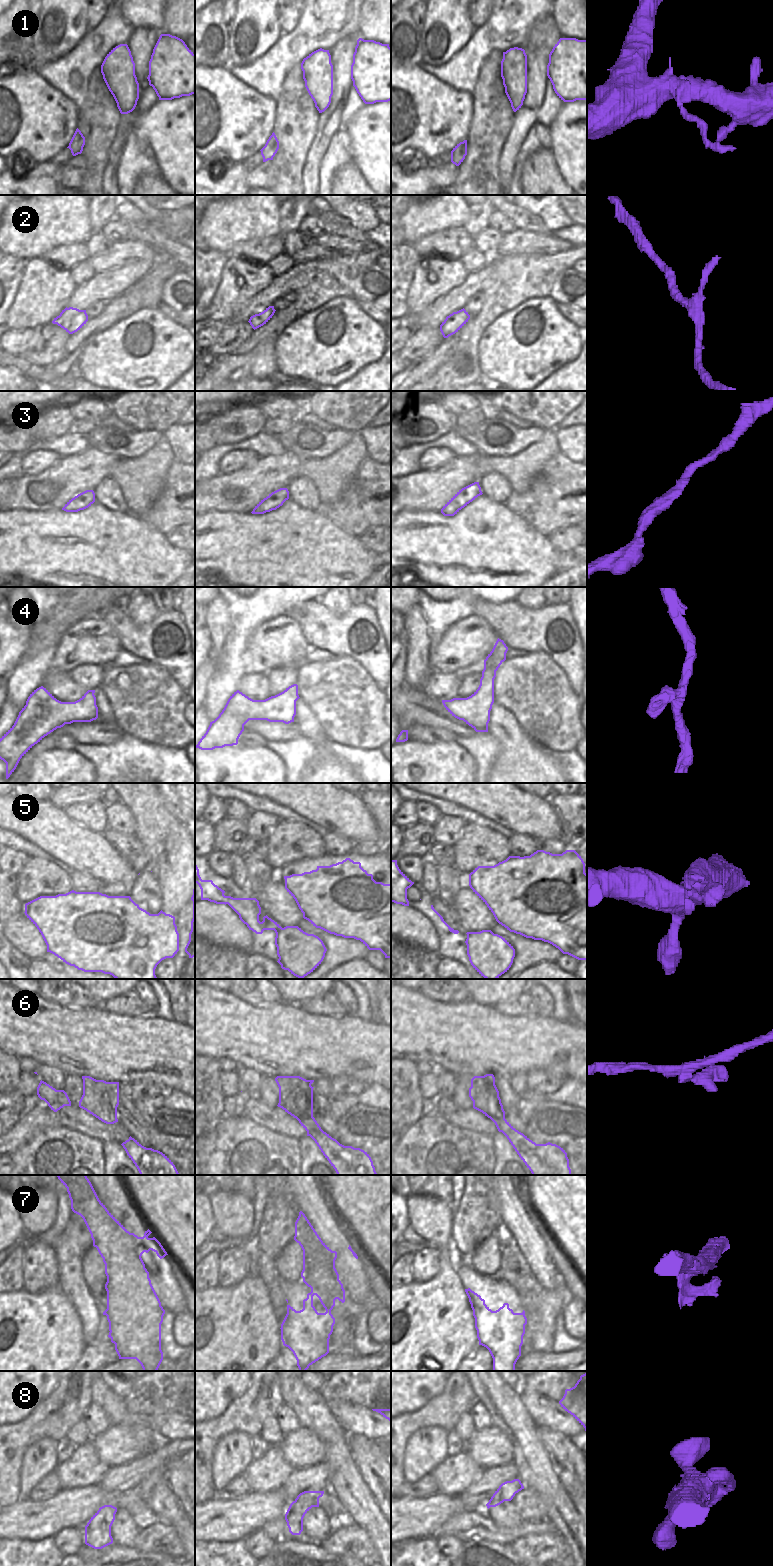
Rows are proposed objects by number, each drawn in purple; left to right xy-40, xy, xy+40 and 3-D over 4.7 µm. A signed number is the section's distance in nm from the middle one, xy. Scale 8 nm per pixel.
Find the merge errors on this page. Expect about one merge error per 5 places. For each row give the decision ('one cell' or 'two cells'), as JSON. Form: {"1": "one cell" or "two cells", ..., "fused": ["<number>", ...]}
{"1": "two cells", "2": "one cell", "3": "one cell", "4": "one cell", "5": "one cell", "6": "one cell", "7": "two cells", "8": "one cell", "fused": ["1", "7"]}

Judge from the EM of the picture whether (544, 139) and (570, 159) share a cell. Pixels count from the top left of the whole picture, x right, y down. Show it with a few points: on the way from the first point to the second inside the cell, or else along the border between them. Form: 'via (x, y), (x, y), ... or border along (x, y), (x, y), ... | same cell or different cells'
border along (548, 128), (551, 147) | different cells

